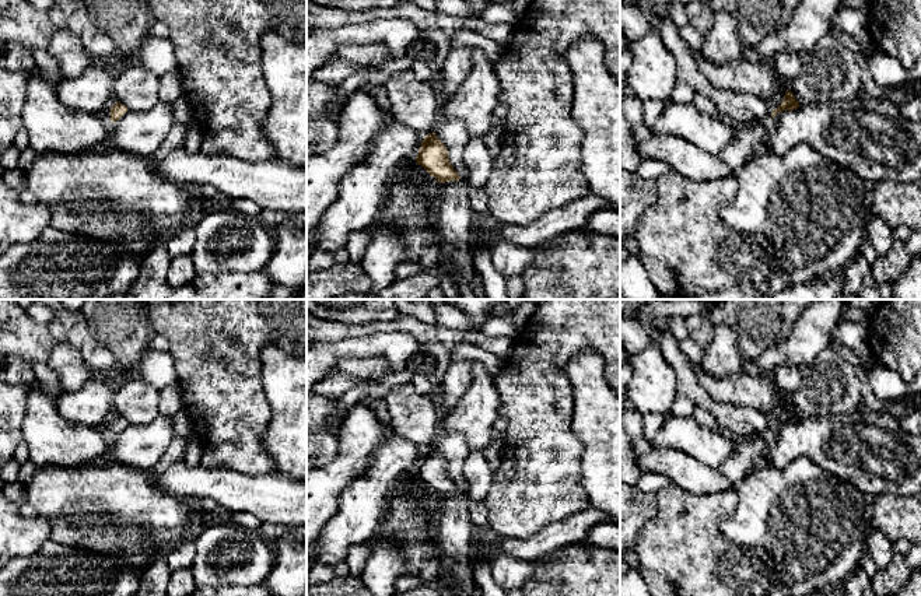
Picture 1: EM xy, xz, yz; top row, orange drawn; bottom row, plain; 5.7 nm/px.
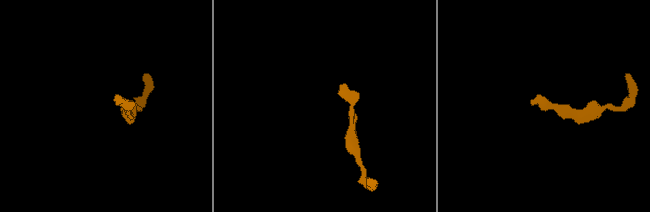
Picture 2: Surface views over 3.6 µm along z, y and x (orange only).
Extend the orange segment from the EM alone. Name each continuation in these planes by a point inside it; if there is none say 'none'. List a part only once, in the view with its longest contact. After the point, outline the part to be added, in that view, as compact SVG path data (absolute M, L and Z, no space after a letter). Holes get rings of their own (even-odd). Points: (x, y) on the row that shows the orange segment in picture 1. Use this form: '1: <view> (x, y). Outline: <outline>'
1: xy (105, 114). Outline: M112 101L99 115L106 120L108 125L112 125L113 122L111 120L109 112L111 108L116 104L116 101Z

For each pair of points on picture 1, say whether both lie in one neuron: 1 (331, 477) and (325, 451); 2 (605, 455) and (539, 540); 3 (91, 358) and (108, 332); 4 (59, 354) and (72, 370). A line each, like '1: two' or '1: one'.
1: two
2: two
3: two
4: one

